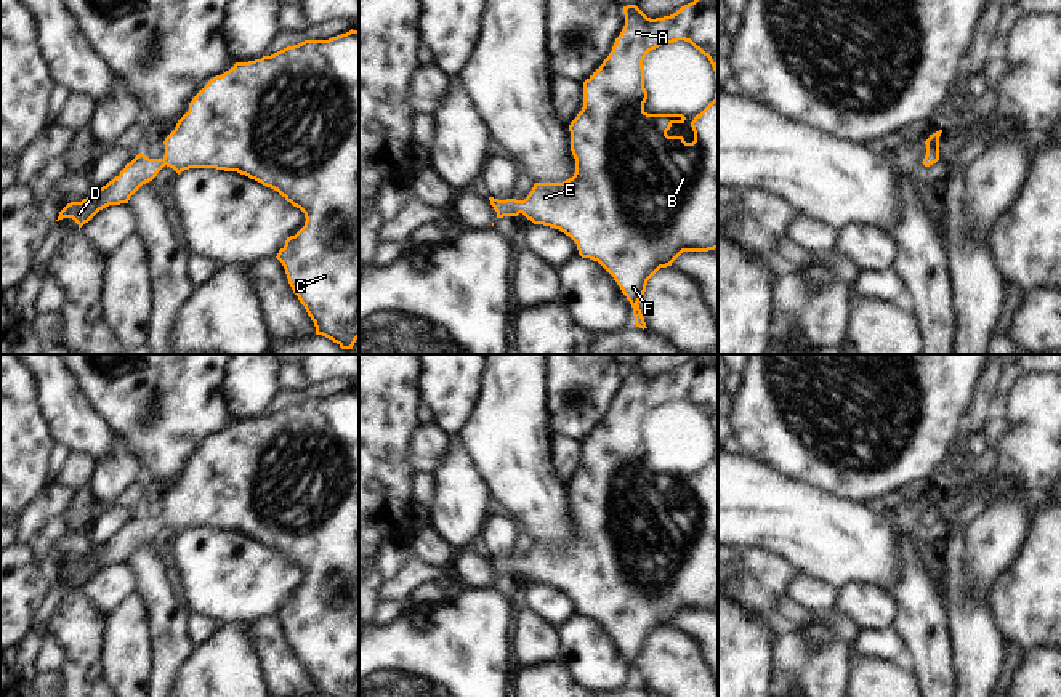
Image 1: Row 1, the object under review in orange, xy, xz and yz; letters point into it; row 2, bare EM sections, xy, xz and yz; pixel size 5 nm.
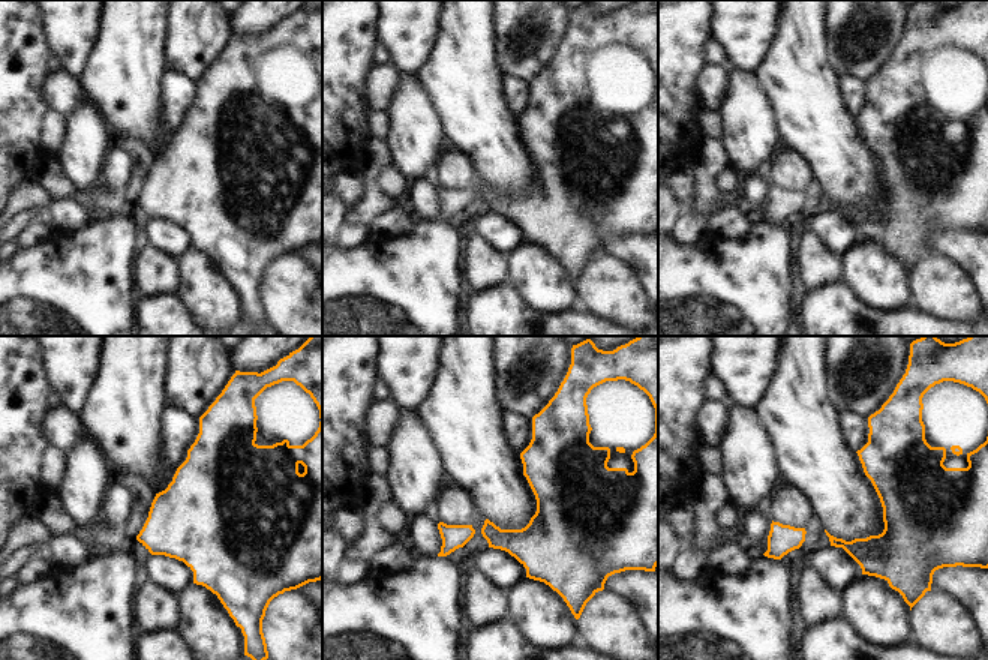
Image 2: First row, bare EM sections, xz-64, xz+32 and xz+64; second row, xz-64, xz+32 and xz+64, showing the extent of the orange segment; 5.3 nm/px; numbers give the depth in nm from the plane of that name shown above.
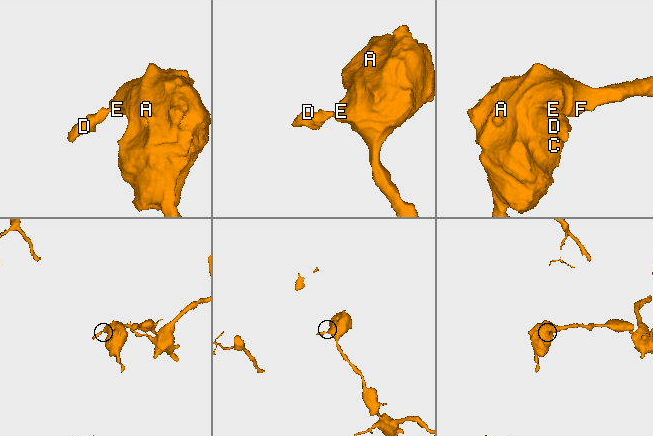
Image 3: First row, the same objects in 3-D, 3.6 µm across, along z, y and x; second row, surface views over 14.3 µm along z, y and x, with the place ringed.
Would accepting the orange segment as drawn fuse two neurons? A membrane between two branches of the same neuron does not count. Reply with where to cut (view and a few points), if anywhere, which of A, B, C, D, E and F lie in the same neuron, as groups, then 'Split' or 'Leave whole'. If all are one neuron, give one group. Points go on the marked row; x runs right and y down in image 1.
No split. Groups: A B C D E F. Leave whole.

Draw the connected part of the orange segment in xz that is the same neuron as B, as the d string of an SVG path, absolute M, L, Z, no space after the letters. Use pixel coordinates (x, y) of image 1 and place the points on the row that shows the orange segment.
M694 0L676 13L651 19L636 5L623 6L625 26L615 38L612 51L603 64L583 82L583 107L571 122L571 151L575 173L563 183L535 183L524 200L498 200L489 197L497 218L522 213L534 224L559 229L575 244L582 258L598 261L617 282L633 308L635 325L647 328L639 309L639 300L647 280L683 252L708 252L718 248L718 90L715 99L691 122L694 141L668 136L673 123L684 123L683 114L647 114L644 103L646 54L665 43L689 42L708 58L718 82L718 0Z

